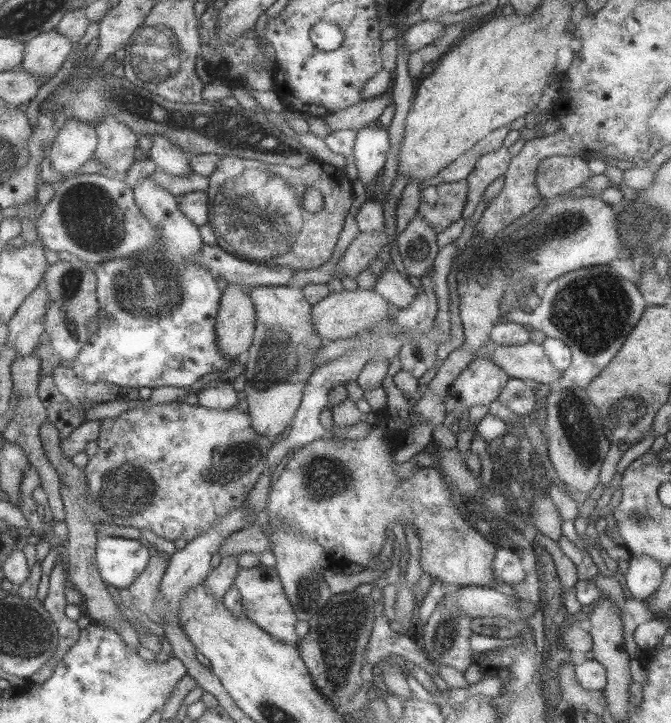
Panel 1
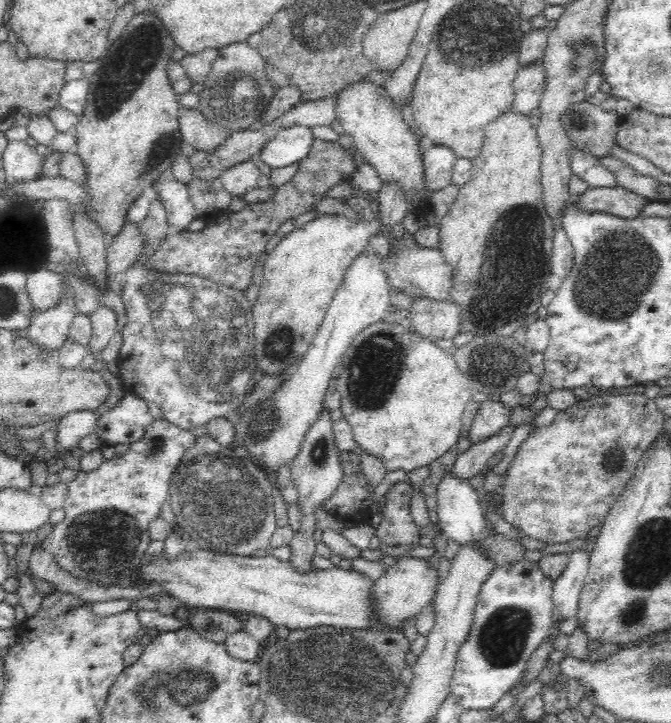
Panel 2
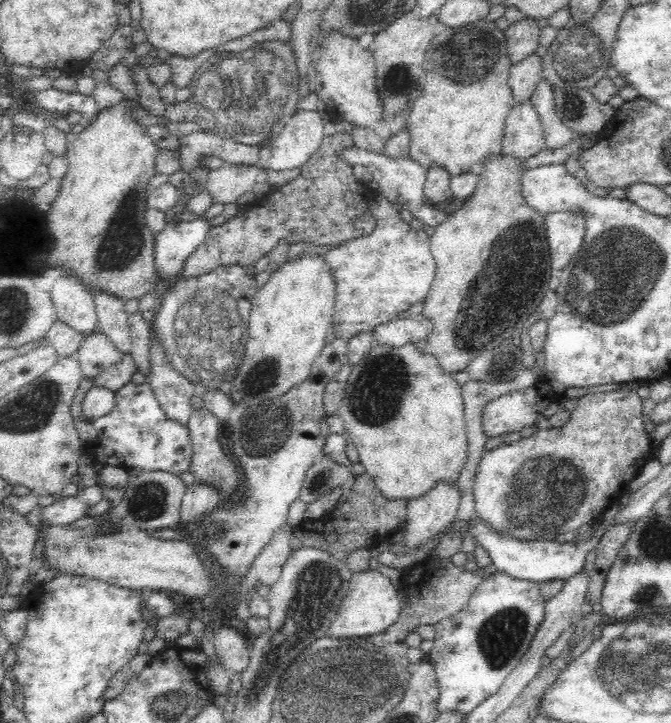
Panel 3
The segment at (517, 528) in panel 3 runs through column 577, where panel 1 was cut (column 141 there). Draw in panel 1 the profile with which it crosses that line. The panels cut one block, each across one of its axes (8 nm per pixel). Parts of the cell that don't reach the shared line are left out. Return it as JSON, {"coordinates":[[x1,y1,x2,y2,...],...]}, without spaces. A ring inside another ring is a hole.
{"coordinates":[[140,400,141,406,122,411,118,416,111,418,99,418,101,430,95,440,98,449,95,455,88,459,83,472,87,481,87,496,80,497,86,514,93,524,115,524,115,526,132,526,133,528,144,528,150,530,153,534,173,541,181,538,186,542,200,534,205,534,213,524,223,518,231,509,238,508,248,496,249,490,253,488,259,474,265,466,265,457,267,451,273,443,272,438,267,436,259,436,253,426,247,412,239,410,236,406,227,408,227,410,213,410,213,408,205,408,199,404,189,405,183,401,171,401,165,404,150,404,147,401]]}

